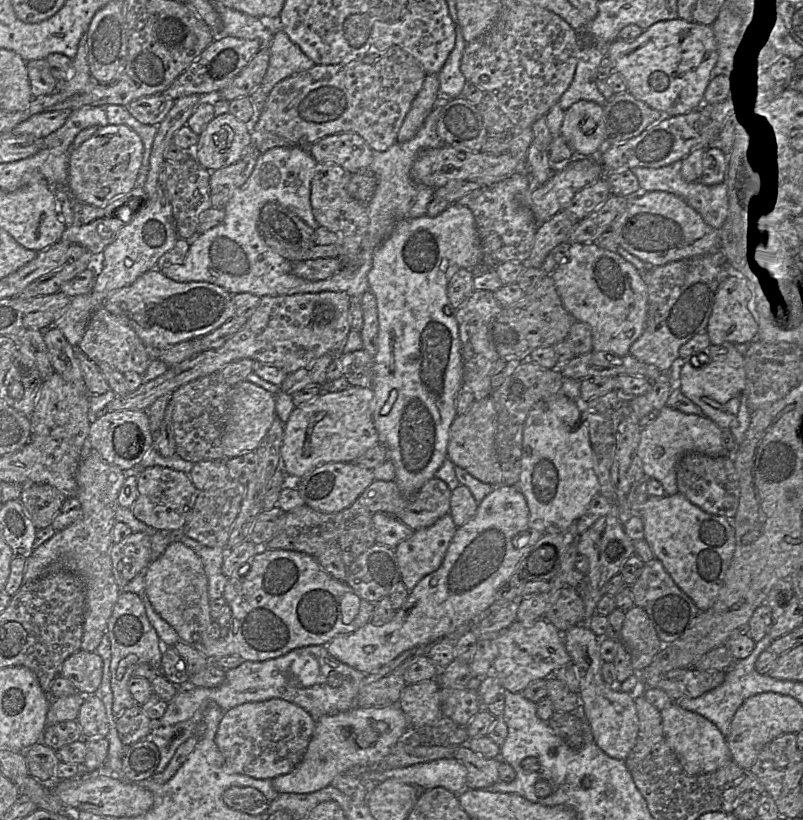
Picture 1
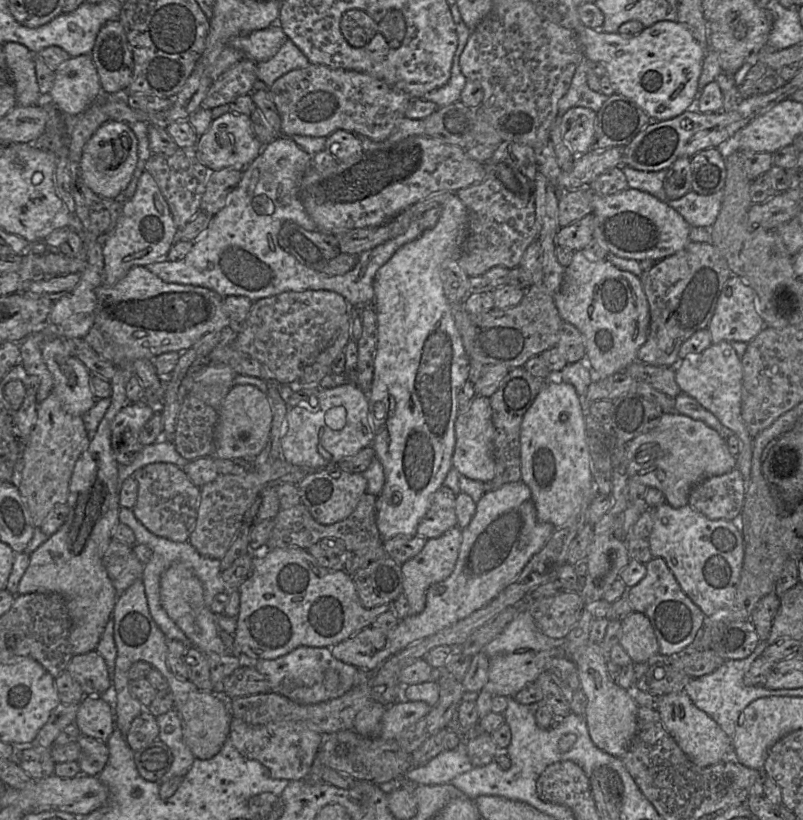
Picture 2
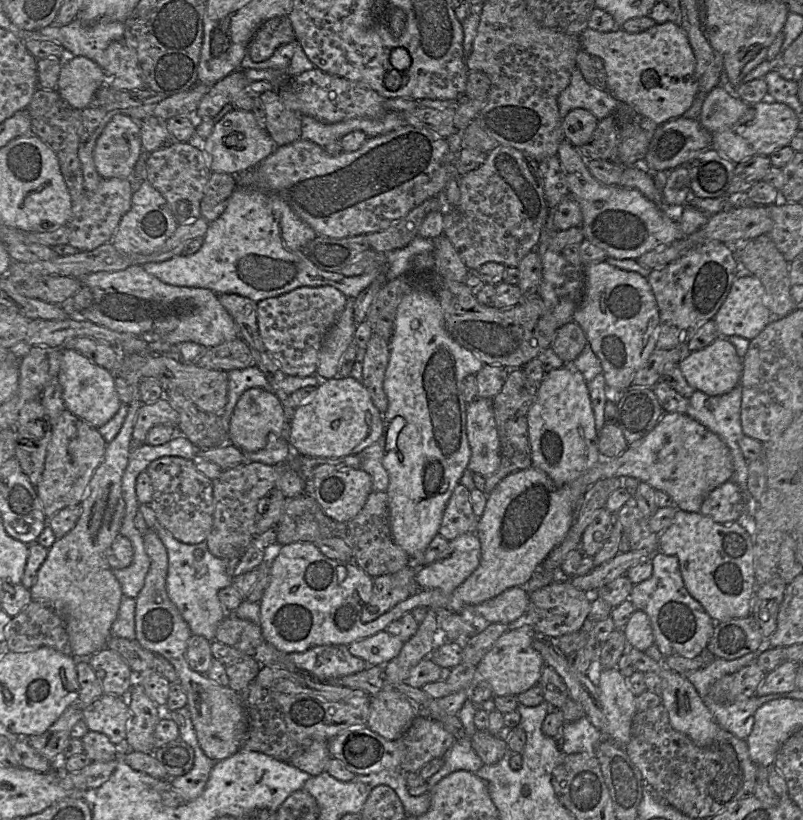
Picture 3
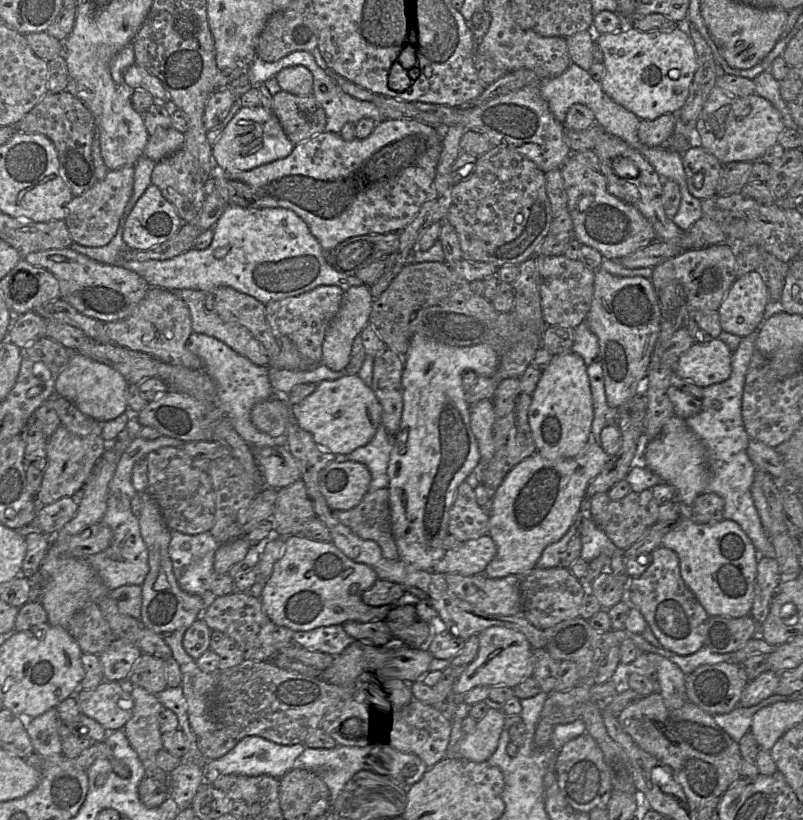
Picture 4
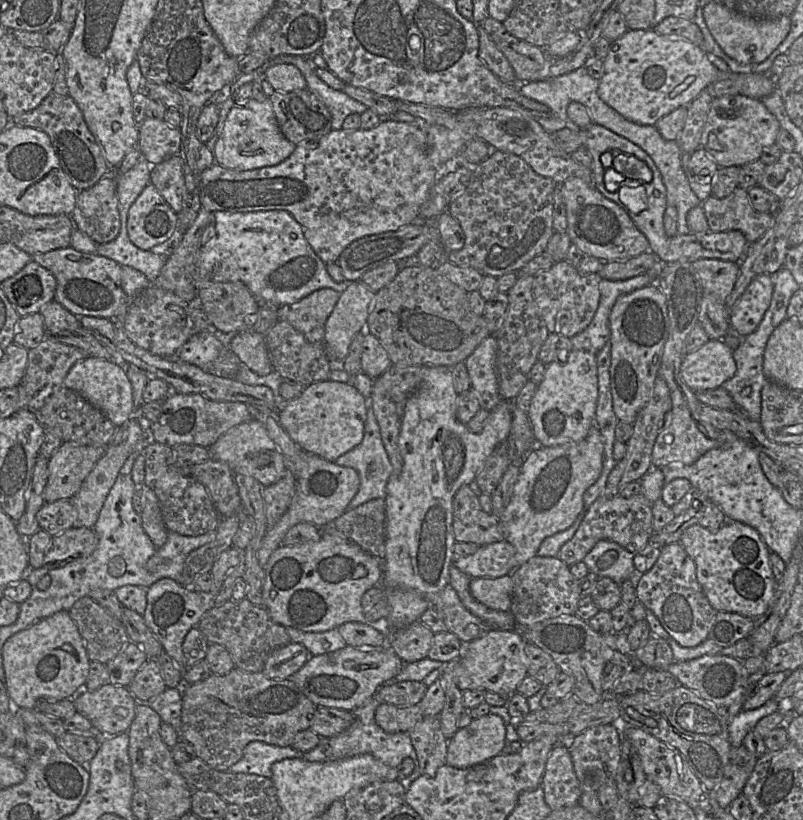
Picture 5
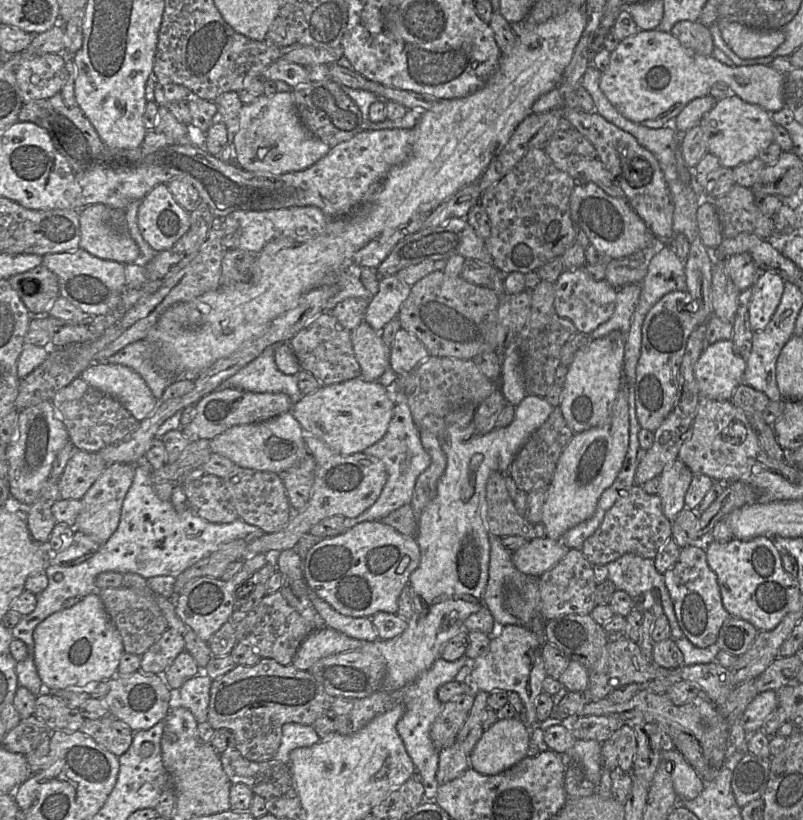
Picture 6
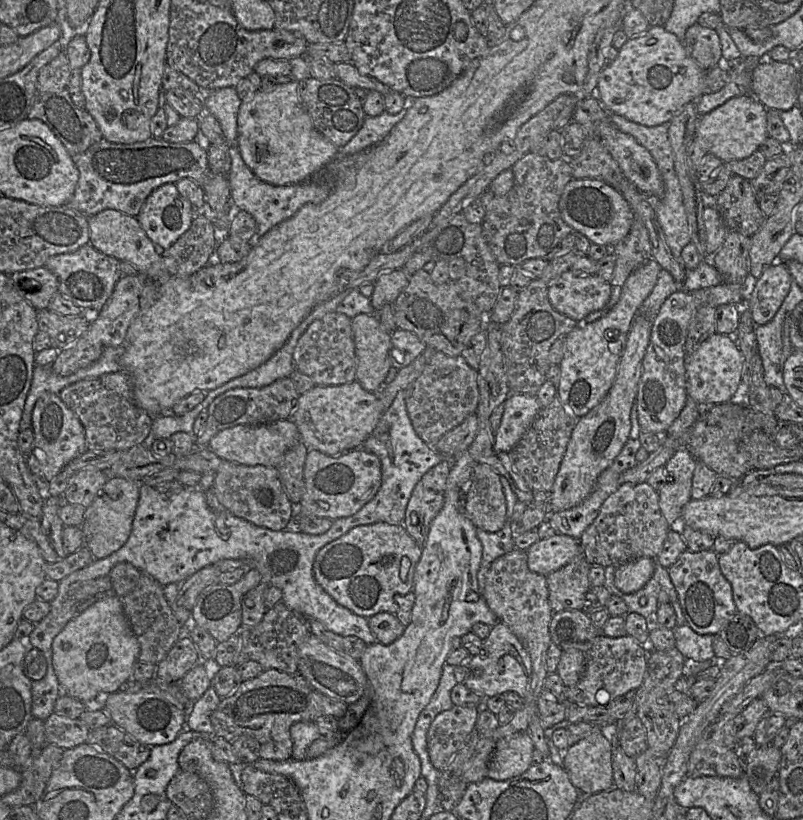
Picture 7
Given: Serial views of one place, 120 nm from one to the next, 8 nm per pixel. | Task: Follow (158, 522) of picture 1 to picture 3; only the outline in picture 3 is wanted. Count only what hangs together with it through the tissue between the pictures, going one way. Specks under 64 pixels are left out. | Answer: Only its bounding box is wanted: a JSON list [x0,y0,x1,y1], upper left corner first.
[146,456,214,544]

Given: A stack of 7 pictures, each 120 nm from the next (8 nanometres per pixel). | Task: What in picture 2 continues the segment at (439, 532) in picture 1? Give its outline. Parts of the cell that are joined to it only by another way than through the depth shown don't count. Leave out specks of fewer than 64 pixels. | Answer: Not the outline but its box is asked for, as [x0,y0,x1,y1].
[402,526,462,613]

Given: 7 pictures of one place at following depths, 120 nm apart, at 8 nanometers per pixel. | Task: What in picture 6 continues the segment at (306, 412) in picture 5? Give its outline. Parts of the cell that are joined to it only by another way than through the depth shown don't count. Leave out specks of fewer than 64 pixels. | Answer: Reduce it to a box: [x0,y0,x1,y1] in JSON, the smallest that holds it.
[291,377,397,456]

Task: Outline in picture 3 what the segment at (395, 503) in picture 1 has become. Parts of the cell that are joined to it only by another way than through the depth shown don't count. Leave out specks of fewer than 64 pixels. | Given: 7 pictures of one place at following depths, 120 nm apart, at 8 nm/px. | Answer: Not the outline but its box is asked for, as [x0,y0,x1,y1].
[438,483,478,541]

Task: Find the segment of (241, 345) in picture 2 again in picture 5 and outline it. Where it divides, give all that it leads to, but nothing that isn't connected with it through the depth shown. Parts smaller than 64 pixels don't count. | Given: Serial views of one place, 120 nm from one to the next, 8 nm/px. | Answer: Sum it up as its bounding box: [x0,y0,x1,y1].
[277,288,341,343]

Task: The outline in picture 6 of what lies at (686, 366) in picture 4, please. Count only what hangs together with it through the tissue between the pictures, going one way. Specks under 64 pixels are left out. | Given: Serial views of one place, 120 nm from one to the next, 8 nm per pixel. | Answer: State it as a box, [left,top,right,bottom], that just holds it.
[693,339,746,401]

